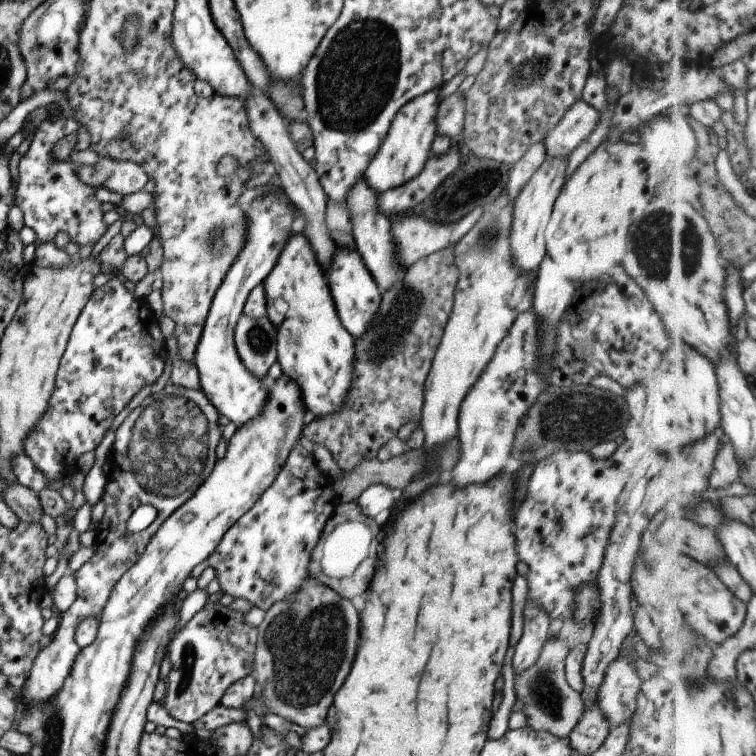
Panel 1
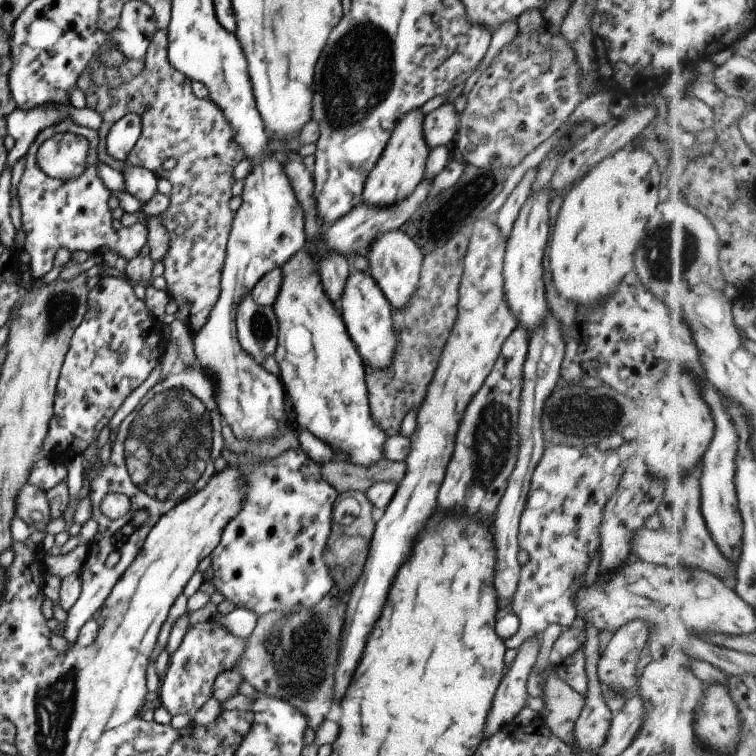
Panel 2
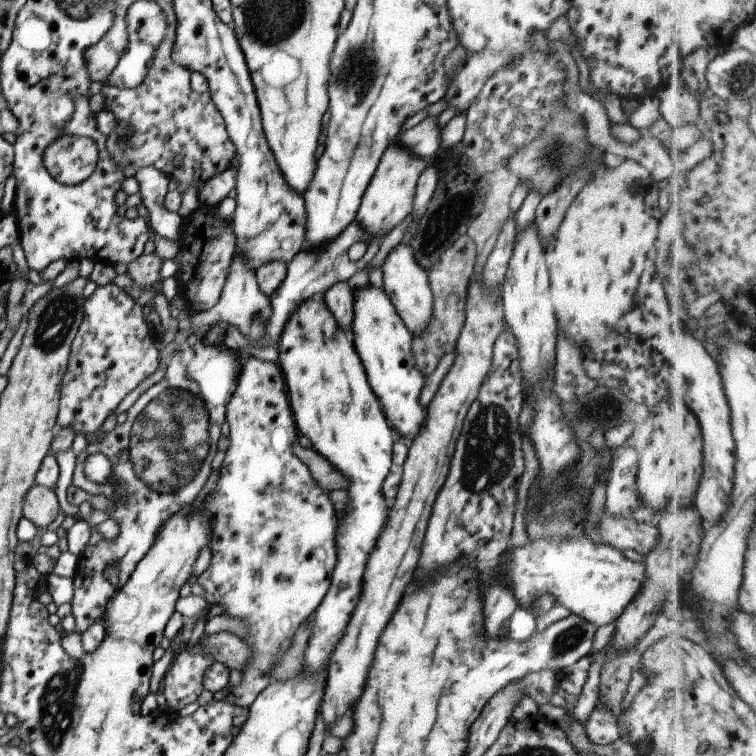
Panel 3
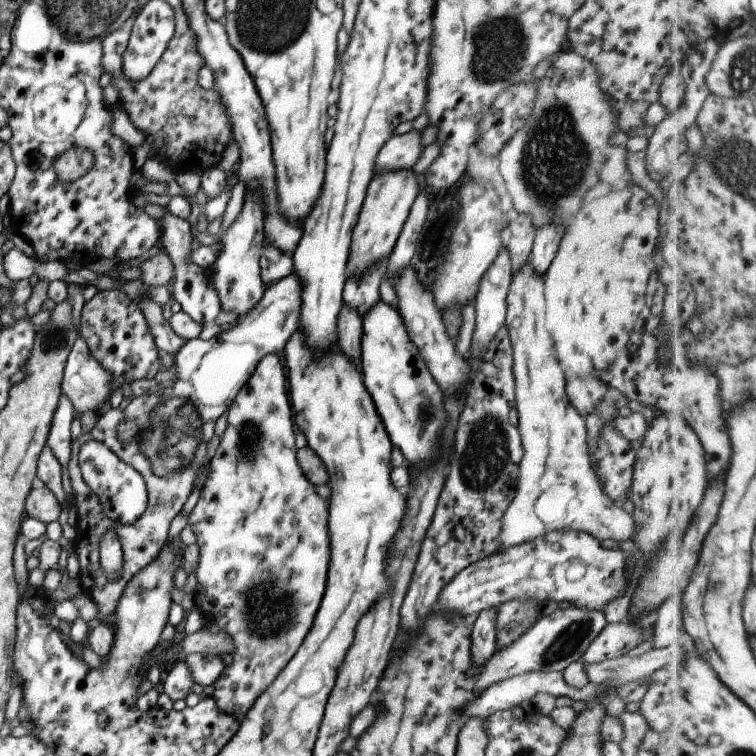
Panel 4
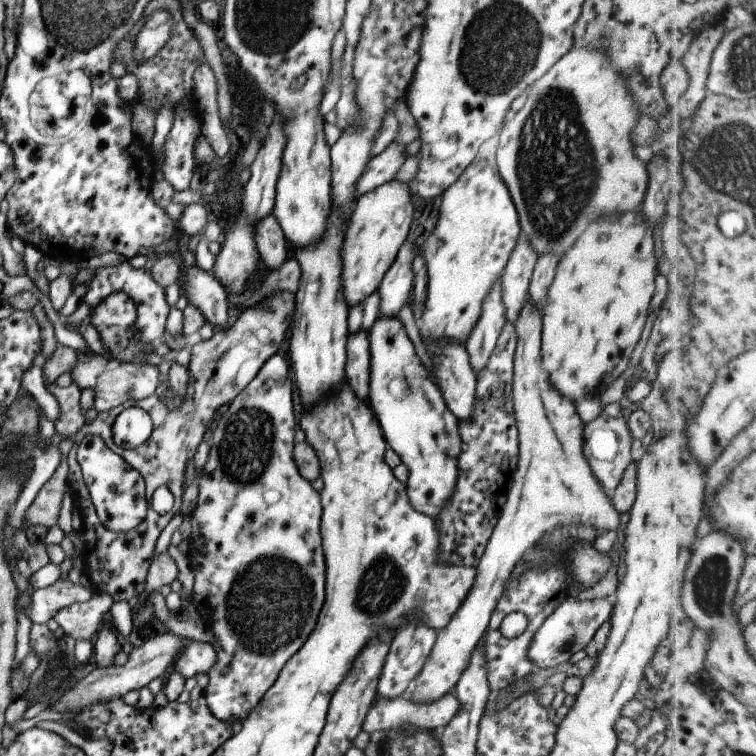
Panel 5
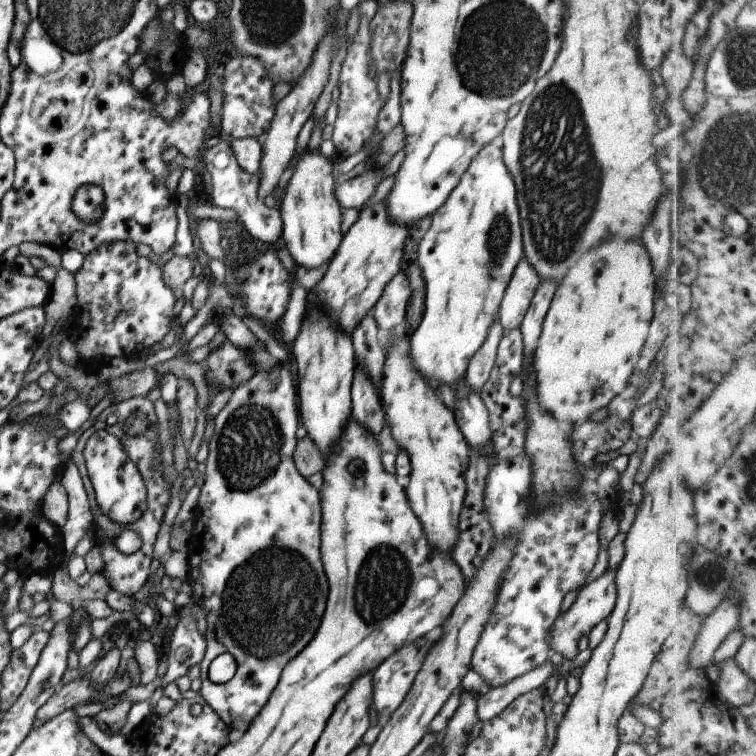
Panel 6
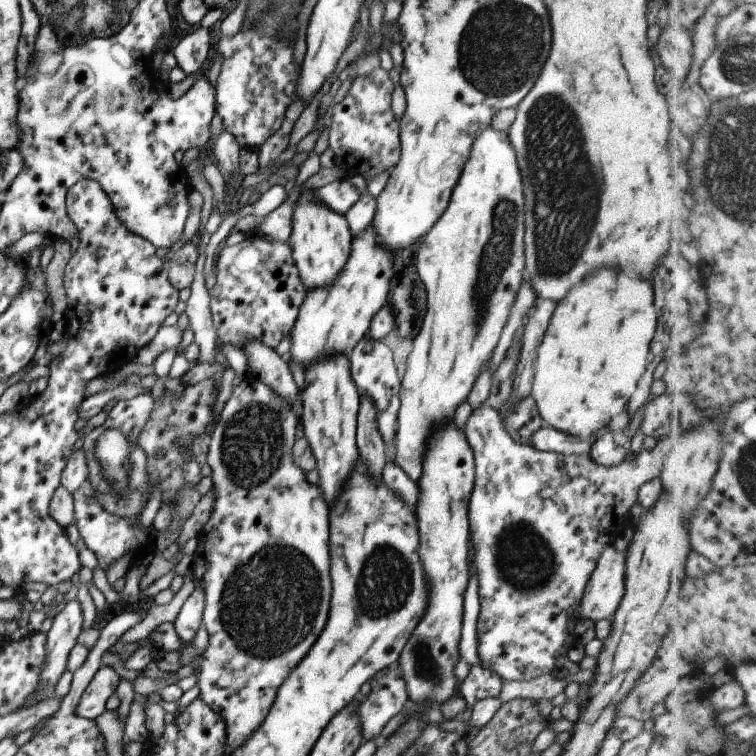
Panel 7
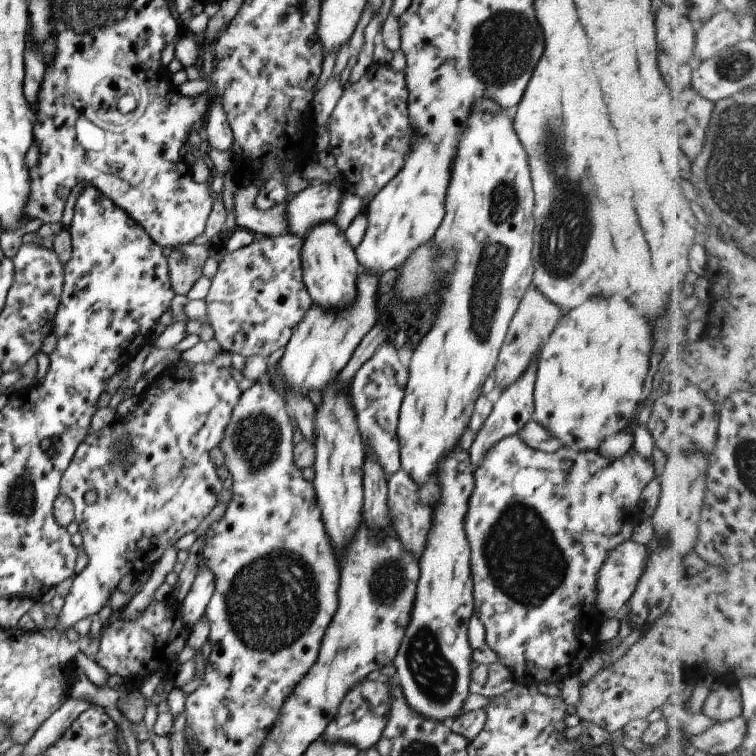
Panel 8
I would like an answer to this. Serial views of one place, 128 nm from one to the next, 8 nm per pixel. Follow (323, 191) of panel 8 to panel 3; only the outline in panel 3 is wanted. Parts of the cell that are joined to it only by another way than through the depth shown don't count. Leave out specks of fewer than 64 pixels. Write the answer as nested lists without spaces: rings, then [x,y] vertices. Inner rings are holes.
[[[426,116],[412,128],[400,132],[398,142],[423,160],[436,154],[440,146],[440,130],[437,116]]]

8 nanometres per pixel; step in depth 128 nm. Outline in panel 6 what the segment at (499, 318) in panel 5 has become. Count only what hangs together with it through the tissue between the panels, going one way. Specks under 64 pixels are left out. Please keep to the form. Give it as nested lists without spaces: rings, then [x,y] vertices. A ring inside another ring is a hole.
[[[495,319],[487,331],[485,340],[481,343],[478,350],[471,356],[464,372],[465,382],[474,390],[479,392],[484,380],[489,376],[493,366],[496,348],[502,337],[503,328]]]

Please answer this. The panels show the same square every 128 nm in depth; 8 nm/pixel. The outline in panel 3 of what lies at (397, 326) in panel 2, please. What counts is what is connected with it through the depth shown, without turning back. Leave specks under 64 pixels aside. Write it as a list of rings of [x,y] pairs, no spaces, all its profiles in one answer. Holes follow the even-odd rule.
[[[466,234],[458,236],[447,250],[427,271],[429,290],[432,296],[432,307],[427,326],[416,335],[412,336],[410,351],[415,368],[426,378],[435,370],[437,362],[443,354],[452,352],[464,323],[464,306],[466,286],[475,262],[475,245]]]

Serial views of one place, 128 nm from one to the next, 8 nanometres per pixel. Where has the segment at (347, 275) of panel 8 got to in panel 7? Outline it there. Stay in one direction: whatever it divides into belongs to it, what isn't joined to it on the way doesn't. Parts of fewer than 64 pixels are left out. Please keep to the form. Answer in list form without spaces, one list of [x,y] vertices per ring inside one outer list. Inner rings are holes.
[[[310,190],[301,191],[291,214],[291,234],[288,242],[295,269],[305,289],[315,290],[321,286],[329,286],[343,272],[351,234],[343,216],[319,204]]]

